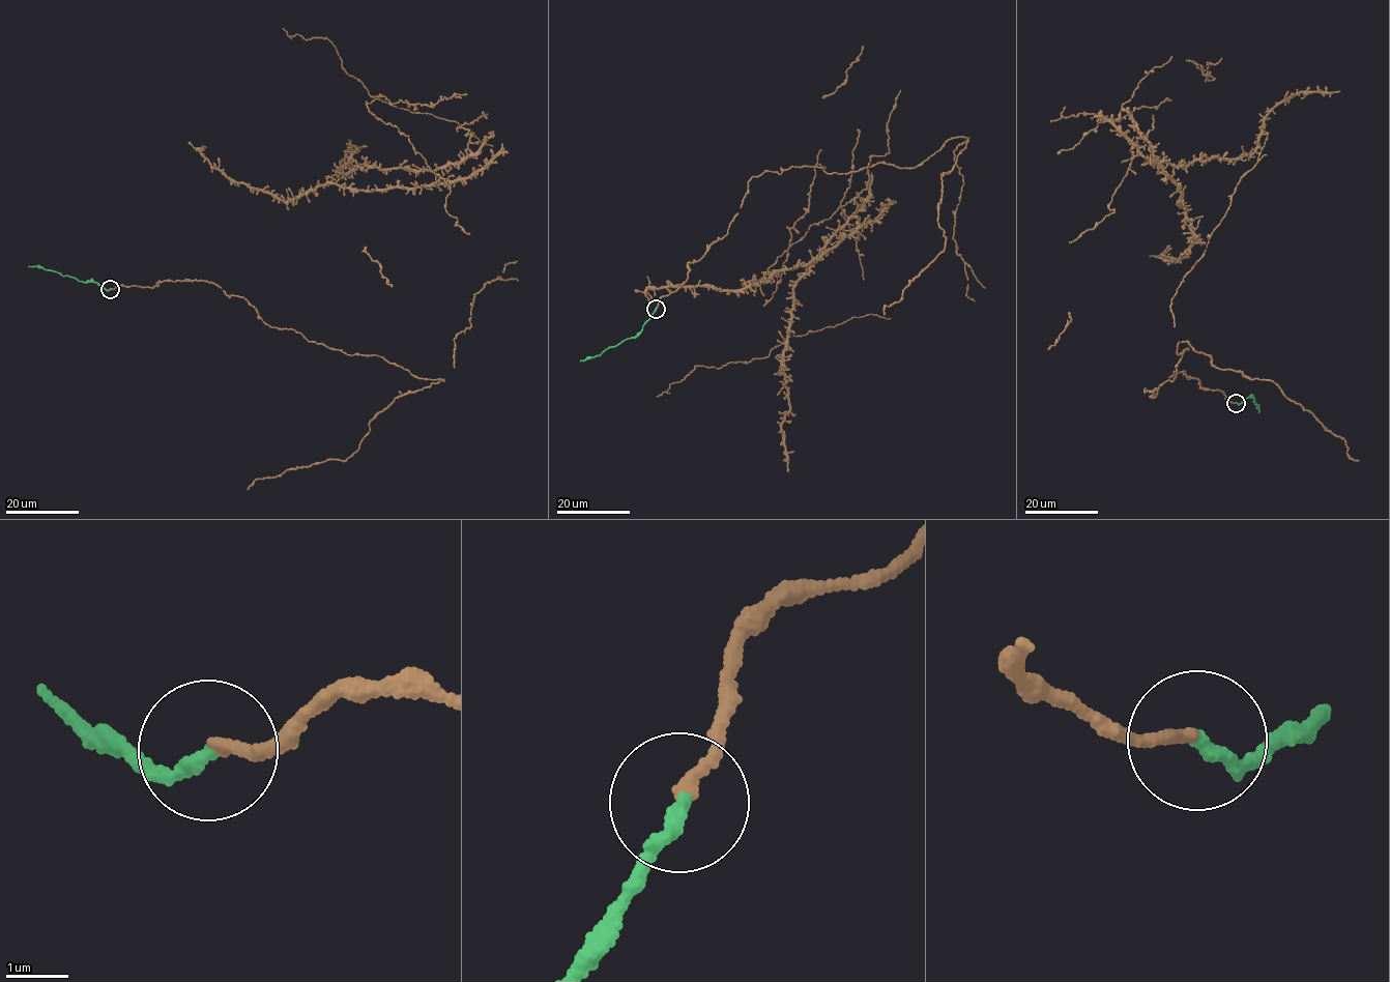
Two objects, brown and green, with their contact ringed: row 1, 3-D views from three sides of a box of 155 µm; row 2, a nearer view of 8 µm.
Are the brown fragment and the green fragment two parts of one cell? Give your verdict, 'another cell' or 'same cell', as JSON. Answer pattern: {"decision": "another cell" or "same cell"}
{"decision": "same cell"}

